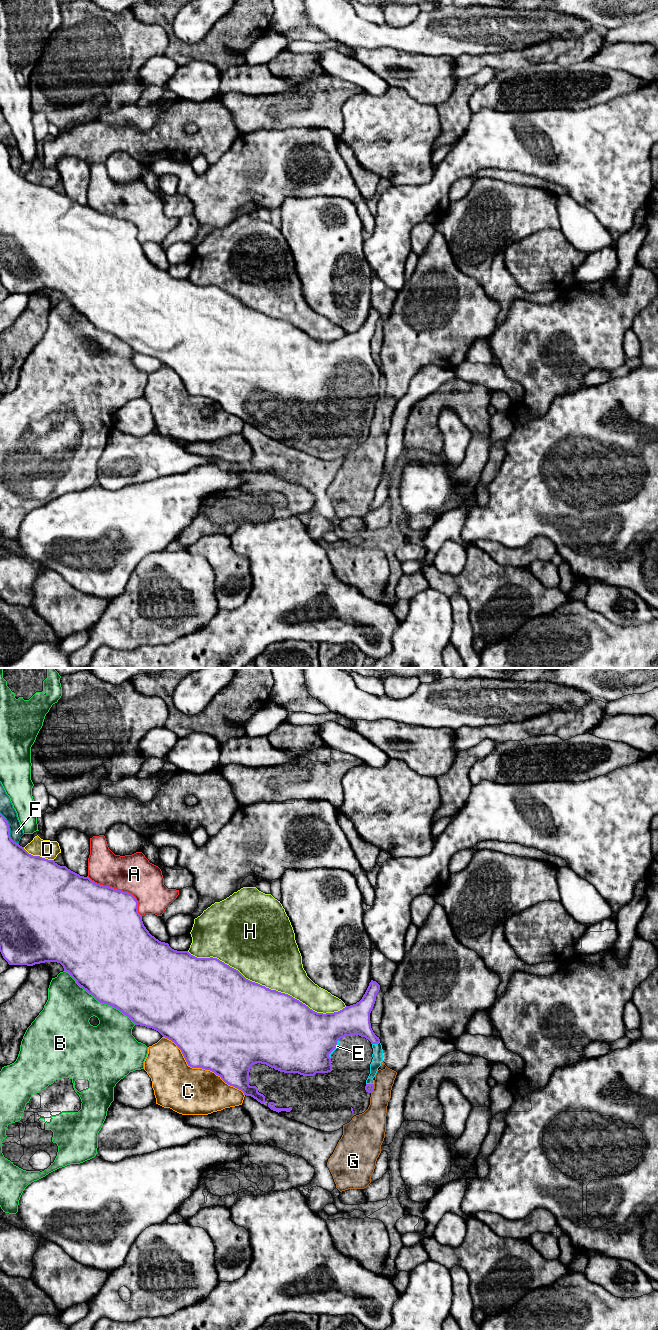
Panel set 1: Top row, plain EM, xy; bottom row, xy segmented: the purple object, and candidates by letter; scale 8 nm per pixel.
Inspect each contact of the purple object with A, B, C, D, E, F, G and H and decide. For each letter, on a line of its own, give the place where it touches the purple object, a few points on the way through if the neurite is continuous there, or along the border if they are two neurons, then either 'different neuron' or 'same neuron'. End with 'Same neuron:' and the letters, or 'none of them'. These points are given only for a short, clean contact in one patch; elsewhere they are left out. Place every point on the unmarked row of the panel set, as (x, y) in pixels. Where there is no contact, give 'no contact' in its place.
A: contact xy (120, 218); different neuron
B: contact xy (99, 329); different neuron
C: contact xy (201, 395); different neuron
D: contact xy (38, 184); border xy (23, 175), (33, 183), (53, 188); different neuron
E: contact xy (375, 371); same neuron
F: contact xy (9, 157); different neuron
G: contact xy (373, 416); different neuron
H: contact xy (267, 316); different neuron
Same neuron: E

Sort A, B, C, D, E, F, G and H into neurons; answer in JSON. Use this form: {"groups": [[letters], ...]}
{"groups": [["A"], ["B"], ["C"], ["D"], ["E"], ["F"], ["G"], ["H"]]}

